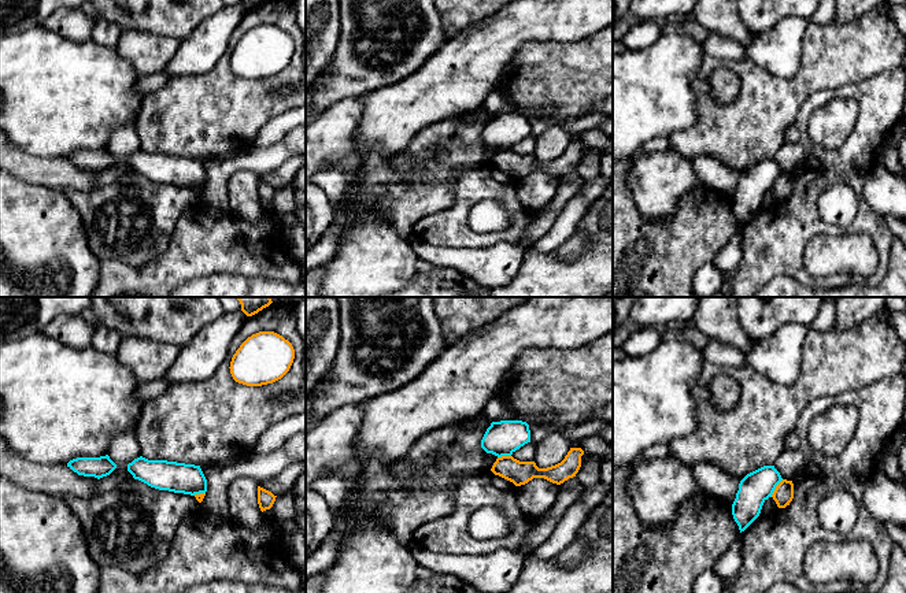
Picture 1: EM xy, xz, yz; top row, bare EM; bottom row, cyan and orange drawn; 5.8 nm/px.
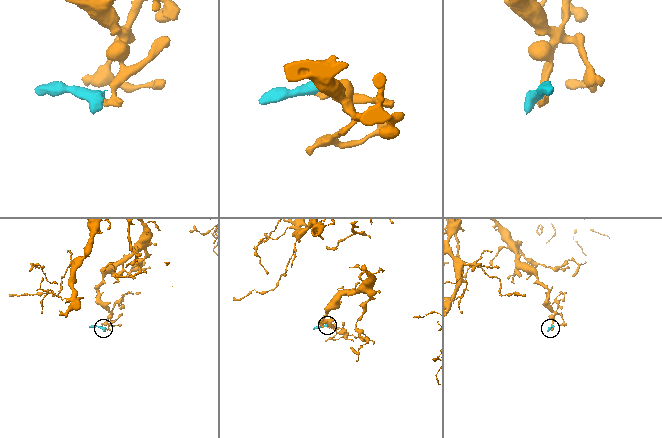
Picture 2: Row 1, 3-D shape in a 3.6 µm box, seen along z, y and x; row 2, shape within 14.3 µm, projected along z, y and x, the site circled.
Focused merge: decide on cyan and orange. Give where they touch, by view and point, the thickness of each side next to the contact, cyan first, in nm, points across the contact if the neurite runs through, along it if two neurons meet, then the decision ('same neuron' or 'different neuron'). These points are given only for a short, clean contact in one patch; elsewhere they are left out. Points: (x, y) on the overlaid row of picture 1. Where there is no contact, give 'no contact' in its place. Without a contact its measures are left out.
meets cyan in yz at (775, 488); 190 nm thick on the cyan side, 120 nm on the other; border along yz (783, 480), (770, 496); different neuron

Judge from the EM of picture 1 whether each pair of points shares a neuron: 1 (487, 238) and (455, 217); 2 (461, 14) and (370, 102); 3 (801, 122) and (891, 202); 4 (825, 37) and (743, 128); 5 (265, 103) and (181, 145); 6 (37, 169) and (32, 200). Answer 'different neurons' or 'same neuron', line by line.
1: same neuron
2: different neurons
3: different neurons
4: same neuron
5: same neuron
6: different neurons

